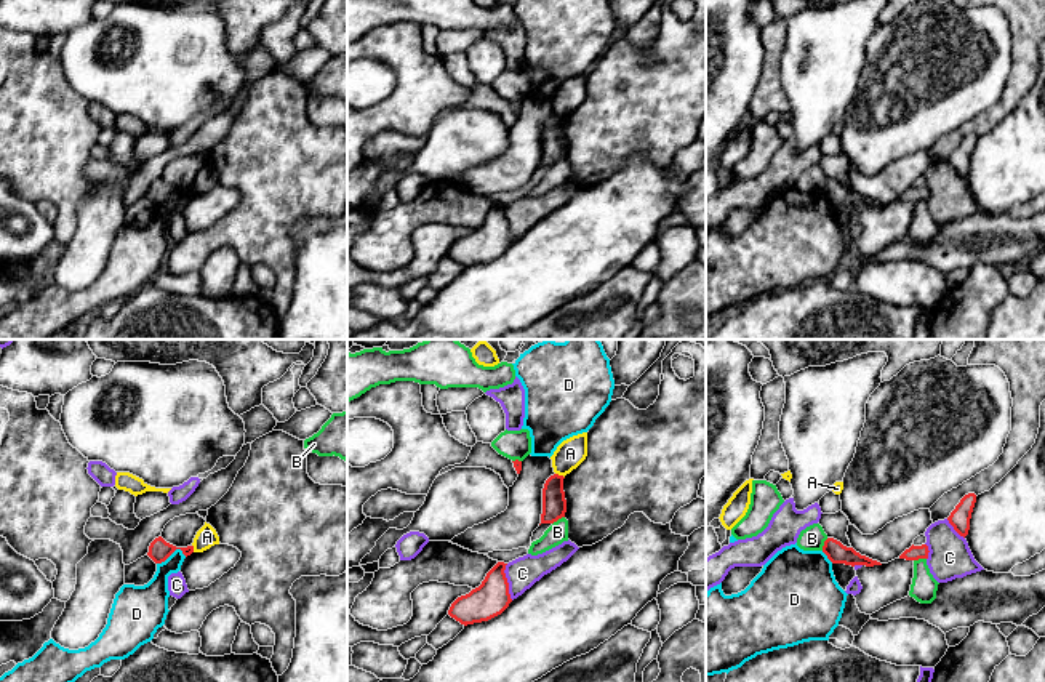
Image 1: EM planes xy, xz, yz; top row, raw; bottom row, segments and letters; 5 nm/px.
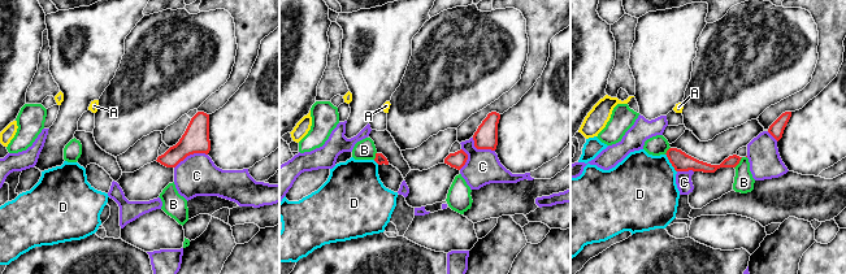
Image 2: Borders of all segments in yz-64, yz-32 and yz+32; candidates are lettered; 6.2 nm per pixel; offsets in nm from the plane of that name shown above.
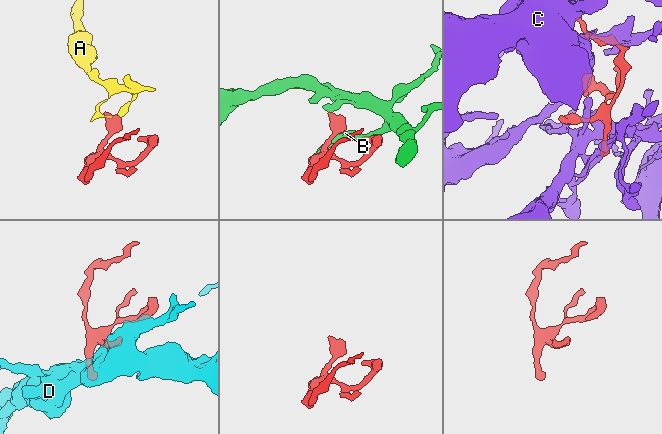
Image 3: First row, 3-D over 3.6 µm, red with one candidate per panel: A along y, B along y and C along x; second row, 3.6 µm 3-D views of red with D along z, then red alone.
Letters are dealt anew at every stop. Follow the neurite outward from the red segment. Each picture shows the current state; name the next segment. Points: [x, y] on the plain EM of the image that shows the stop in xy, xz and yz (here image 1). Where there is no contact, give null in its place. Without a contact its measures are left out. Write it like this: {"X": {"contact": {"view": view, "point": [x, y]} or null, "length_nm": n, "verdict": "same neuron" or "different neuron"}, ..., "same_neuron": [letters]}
{"A": {"contact": {"view": "xz", "point": [560, 117]}, "length_nm": 50, "verdict": "different neuron"}, "B": {"contact": {"view": "xz", "point": [557, 160]}, "length_nm": 80, "verdict": "different neuron"}, "C": {"contact": {"view": "xz", "point": [506, 223]}, "length_nm": 190, "verdict": "different neuron"}, "D": {"contact": {"view": "xy", "point": [172, 194]}, "length_nm": 160, "verdict": "different neuron"}, "same_neuron": []}

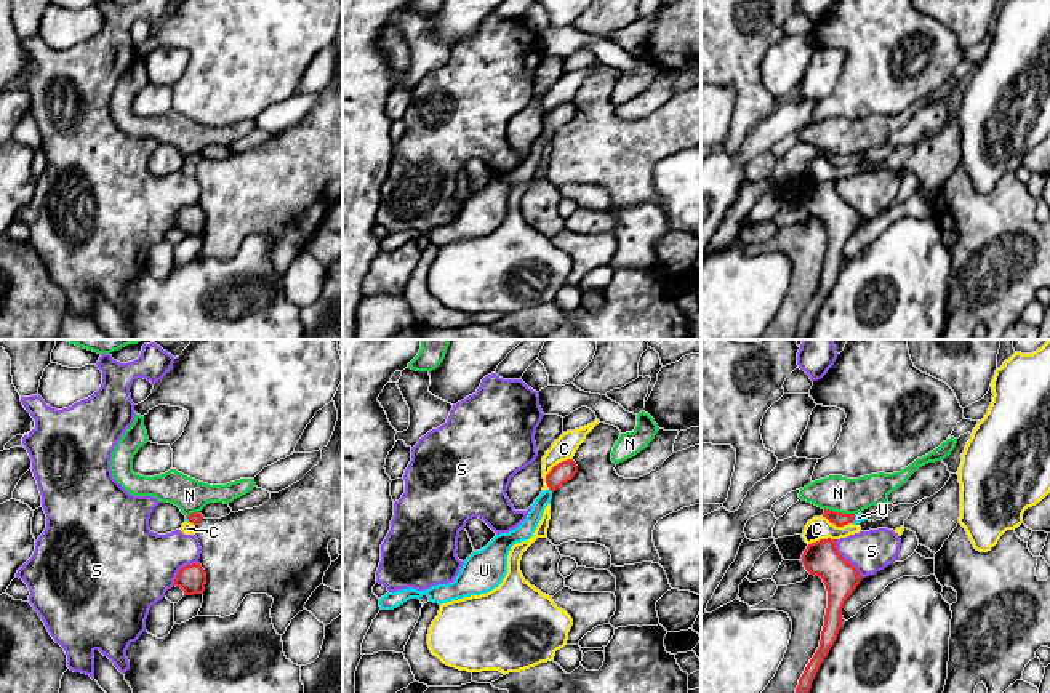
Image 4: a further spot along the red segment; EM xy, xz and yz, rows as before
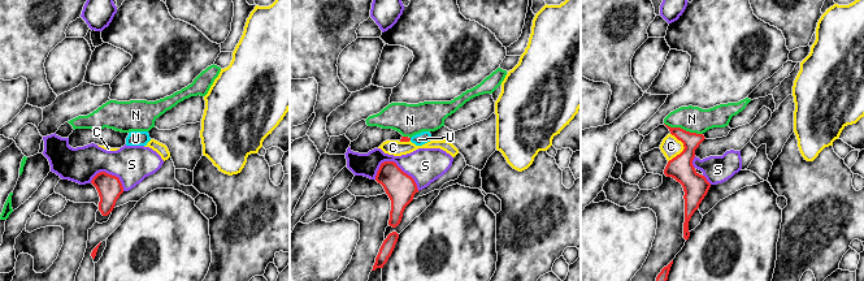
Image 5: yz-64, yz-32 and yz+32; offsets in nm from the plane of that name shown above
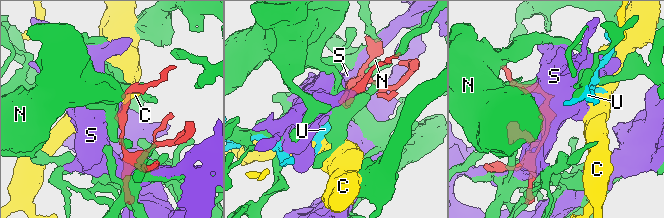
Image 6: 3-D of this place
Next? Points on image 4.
{"C": {"contact": {"view": "xz", "point": [551, 111]}, "length_nm": 200, "verdict": "different neuron"}, "N": {"contact": {"view": "yz", "point": [839, 154]}, "length_nm": 160, "verdict": "different neuron"}, "S": {"contact": {"view": "yz", "point": [844, 200]}, "length_nm": 240, "verdict": "different neuron"}, "U": {"contact": {"view": "xz", "point": [551, 132]}, "length_nm": 30, "verdict": "same neuron"}, "same_neuron": ["U"]}

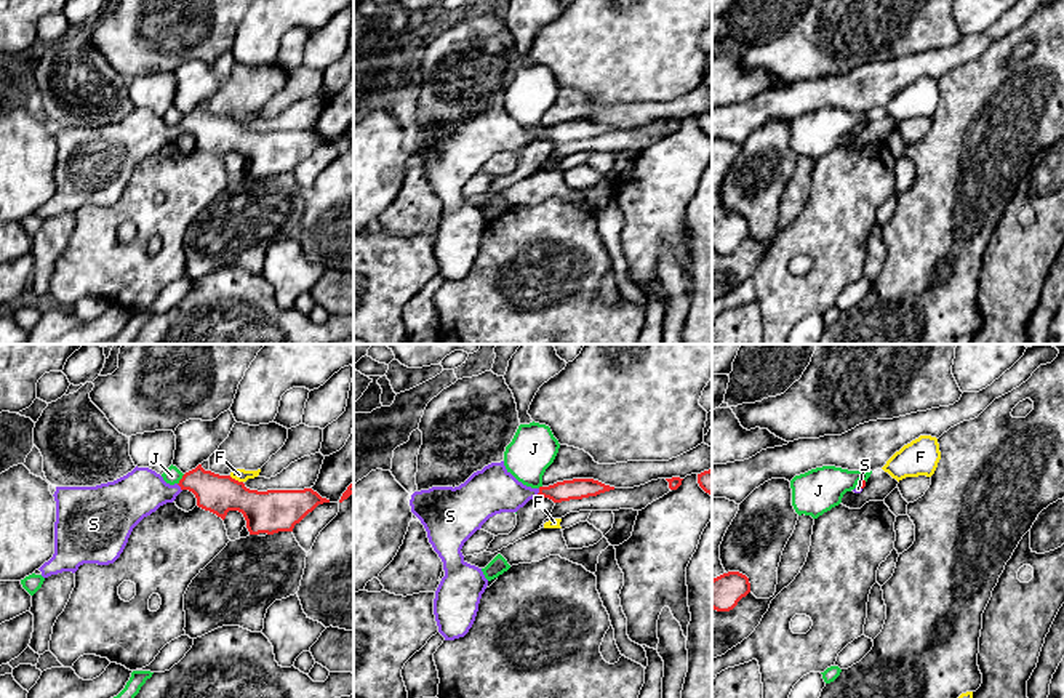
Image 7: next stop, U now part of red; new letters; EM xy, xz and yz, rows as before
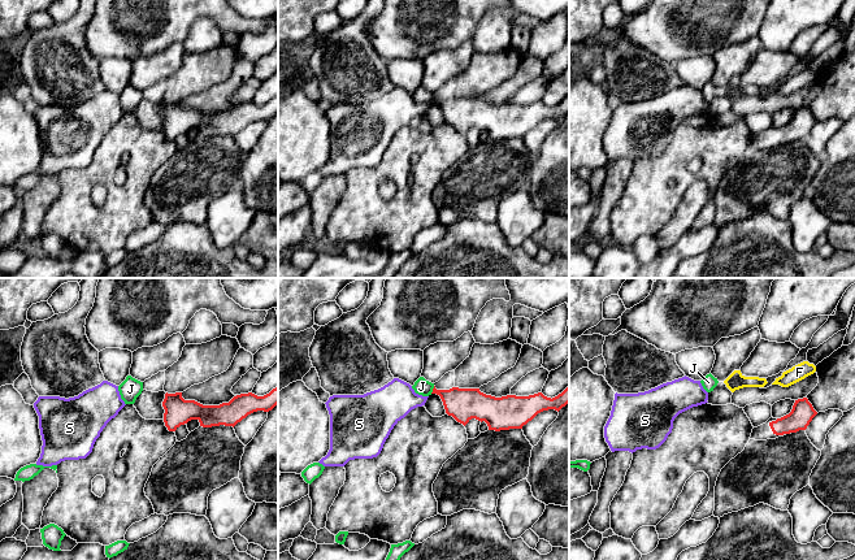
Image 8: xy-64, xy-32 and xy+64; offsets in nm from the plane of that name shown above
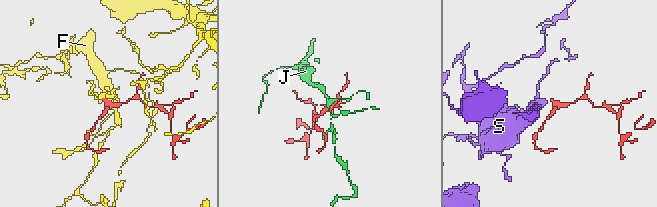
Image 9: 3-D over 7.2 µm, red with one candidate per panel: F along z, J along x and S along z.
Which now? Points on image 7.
{"F": {"contact": {"view": "xy", "point": [234, 120]}, "length_nm": 80, "verdict": "different neuron"}, "J": {"contact": {"view": "xy", "point": [181, 120]}, "length_nm": 70, "verdict": "different neuron"}, "S": {"contact": {"view": "xz", "point": [540, 133]}, "length_nm": 40, "verdict": "same neuron"}, "same_neuron": ["S"]}

